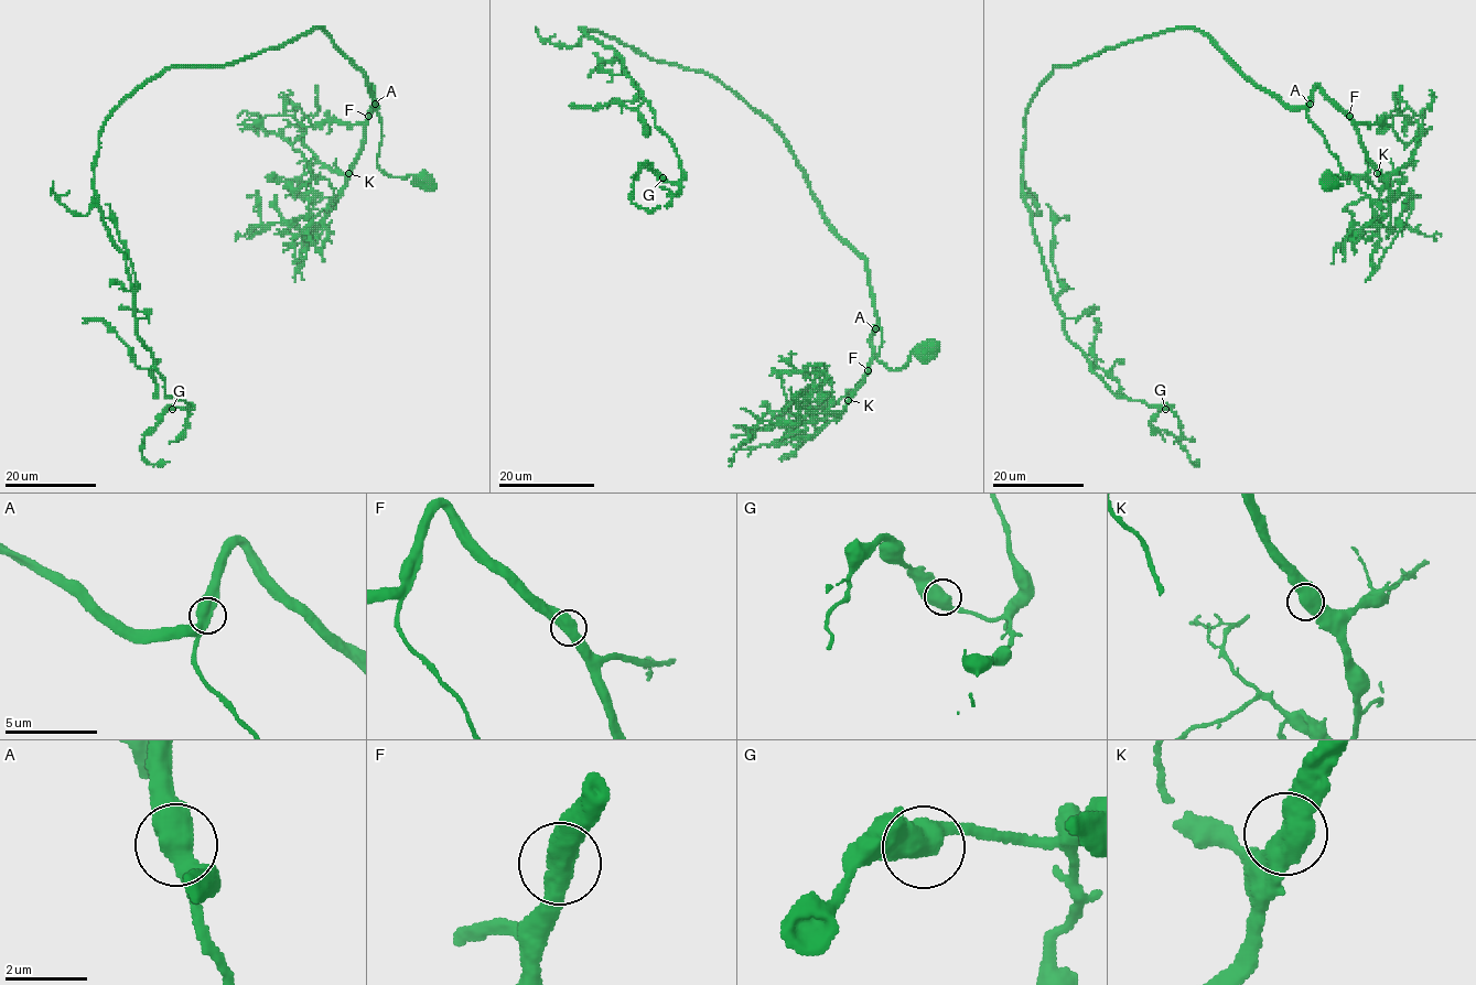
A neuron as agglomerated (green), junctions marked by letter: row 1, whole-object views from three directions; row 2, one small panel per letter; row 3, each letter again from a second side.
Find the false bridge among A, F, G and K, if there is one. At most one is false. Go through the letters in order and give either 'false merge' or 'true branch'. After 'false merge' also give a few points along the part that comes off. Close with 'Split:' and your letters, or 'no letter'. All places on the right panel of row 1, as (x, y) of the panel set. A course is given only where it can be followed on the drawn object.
A: true branch
F: true branch
G: true branch
K: true branch
Split: no letter

